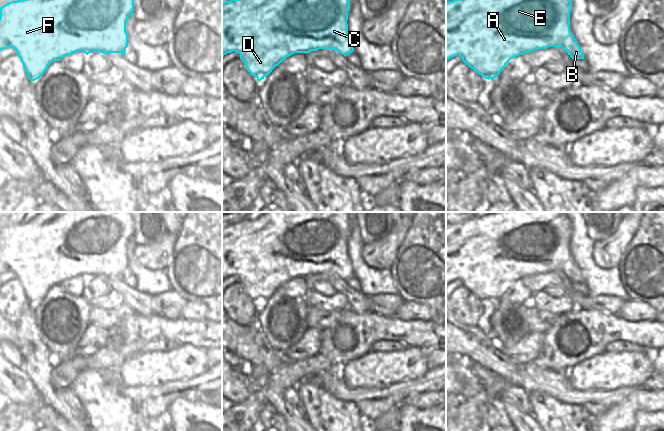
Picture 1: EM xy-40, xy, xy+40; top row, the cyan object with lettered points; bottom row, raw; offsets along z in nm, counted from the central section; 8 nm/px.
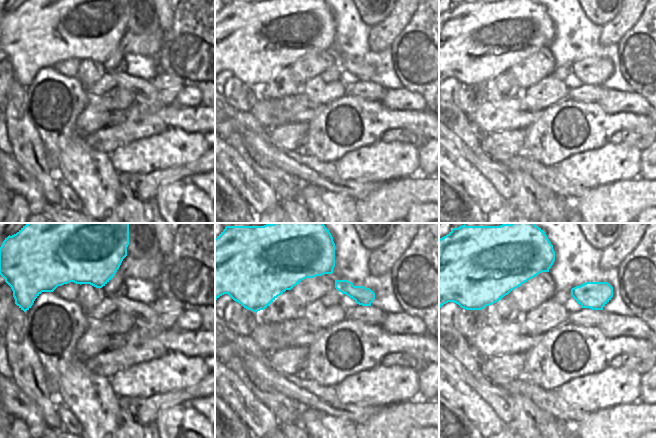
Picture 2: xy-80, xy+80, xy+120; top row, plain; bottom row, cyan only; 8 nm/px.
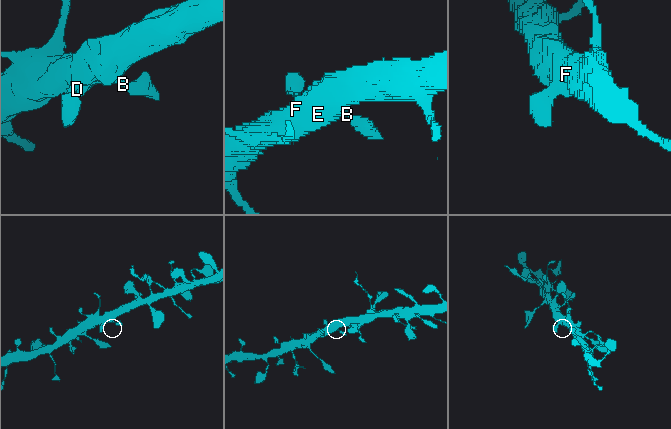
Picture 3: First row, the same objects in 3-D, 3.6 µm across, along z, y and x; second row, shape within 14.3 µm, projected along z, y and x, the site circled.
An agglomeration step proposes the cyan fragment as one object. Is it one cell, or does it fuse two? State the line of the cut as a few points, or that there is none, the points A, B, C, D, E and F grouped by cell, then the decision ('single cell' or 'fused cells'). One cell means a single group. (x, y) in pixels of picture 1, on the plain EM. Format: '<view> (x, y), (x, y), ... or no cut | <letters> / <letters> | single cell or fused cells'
no cut | A B C D E F | single cell

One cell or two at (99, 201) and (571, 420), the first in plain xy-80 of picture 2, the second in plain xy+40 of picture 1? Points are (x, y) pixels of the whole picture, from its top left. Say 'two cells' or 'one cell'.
one cell

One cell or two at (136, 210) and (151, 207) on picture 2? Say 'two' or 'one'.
two

